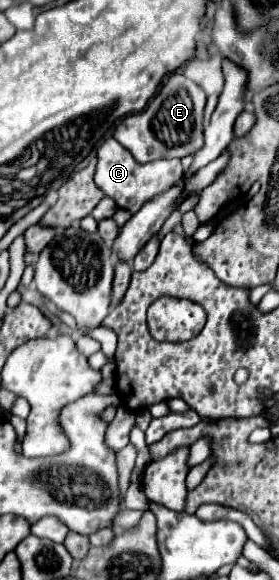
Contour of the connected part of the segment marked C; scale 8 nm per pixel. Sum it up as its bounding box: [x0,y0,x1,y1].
[95,138,183,214]

